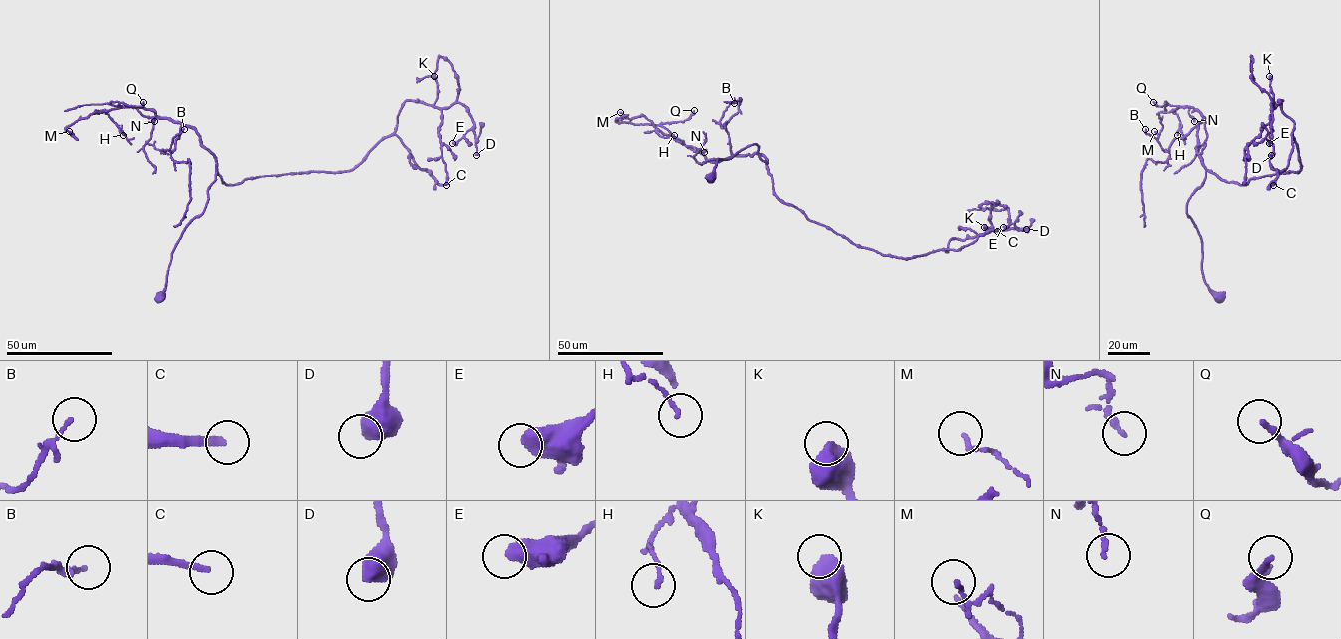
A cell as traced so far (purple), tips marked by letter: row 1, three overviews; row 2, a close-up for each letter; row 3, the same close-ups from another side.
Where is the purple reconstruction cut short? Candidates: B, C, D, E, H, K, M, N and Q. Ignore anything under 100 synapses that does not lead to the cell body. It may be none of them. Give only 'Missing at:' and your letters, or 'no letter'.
Missing at: C

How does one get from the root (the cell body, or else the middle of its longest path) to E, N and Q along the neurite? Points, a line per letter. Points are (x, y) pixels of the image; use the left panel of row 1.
E: (162, 297), (216, 171), (234, 184), (352, 170), (394, 132), (406, 101), (462, 104), (474, 125), (452, 143)
N: (162, 297), (175, 245), (205, 208), (216, 158), (193, 128), (136, 107), (154, 121)
Q: (162, 297), (175, 245), (205, 208), (216, 158), (193, 128), (152, 110), (109, 104), (143, 102)

